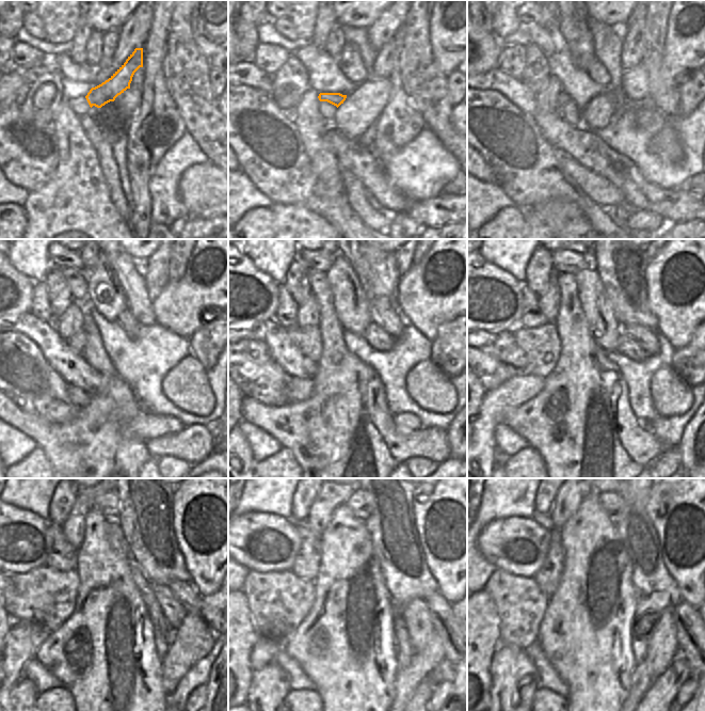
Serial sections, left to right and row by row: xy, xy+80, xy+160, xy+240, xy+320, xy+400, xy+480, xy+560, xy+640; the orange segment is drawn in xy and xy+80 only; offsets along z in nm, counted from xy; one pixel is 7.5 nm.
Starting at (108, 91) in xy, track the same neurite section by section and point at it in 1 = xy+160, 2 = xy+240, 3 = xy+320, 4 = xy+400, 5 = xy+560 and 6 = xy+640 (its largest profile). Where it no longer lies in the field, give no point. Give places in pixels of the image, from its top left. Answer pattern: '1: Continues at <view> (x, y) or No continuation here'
1: Continues at xy+160 (562, 98)
2: Continues at xy+240 (77, 342)
3: Continues at xy+320 (308, 340)
4: Continues at xy+400 (542, 345)
5: Continues at xy+560 (278, 601)
6: Continues at xy+640 (521, 604).

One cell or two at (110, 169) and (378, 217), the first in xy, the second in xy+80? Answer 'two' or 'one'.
one

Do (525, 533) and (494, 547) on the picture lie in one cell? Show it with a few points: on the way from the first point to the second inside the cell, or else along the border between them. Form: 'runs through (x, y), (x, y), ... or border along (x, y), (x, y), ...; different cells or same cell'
runs through (517, 536), (501, 542); same cell

